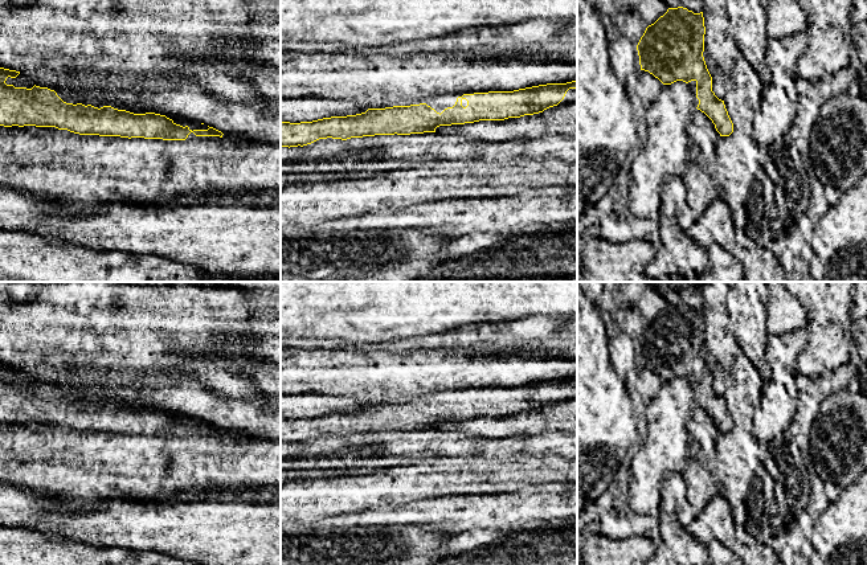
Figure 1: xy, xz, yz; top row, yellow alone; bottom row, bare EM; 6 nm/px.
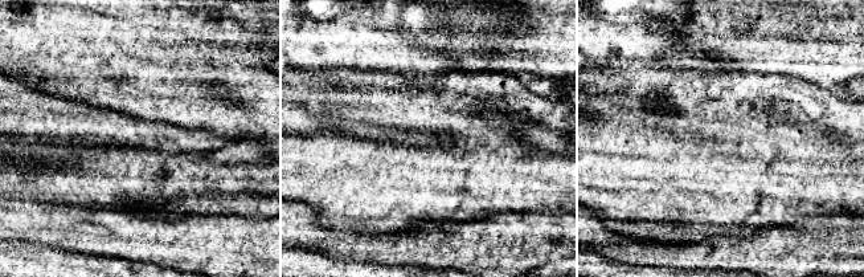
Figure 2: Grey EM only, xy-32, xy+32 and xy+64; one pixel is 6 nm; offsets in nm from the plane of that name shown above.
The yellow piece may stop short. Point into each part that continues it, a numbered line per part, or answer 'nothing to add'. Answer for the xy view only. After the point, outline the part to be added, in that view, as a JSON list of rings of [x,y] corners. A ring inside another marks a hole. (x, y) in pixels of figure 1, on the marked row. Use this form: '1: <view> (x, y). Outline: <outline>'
nothing to add

